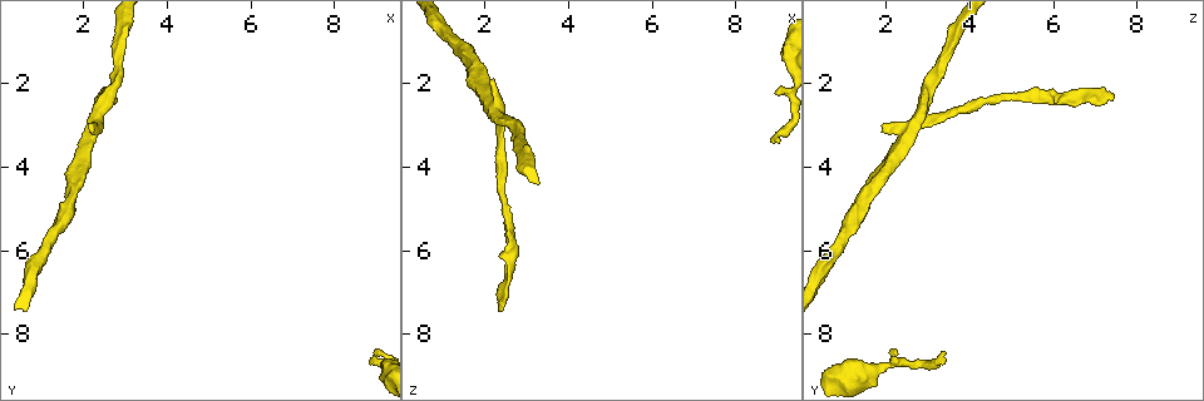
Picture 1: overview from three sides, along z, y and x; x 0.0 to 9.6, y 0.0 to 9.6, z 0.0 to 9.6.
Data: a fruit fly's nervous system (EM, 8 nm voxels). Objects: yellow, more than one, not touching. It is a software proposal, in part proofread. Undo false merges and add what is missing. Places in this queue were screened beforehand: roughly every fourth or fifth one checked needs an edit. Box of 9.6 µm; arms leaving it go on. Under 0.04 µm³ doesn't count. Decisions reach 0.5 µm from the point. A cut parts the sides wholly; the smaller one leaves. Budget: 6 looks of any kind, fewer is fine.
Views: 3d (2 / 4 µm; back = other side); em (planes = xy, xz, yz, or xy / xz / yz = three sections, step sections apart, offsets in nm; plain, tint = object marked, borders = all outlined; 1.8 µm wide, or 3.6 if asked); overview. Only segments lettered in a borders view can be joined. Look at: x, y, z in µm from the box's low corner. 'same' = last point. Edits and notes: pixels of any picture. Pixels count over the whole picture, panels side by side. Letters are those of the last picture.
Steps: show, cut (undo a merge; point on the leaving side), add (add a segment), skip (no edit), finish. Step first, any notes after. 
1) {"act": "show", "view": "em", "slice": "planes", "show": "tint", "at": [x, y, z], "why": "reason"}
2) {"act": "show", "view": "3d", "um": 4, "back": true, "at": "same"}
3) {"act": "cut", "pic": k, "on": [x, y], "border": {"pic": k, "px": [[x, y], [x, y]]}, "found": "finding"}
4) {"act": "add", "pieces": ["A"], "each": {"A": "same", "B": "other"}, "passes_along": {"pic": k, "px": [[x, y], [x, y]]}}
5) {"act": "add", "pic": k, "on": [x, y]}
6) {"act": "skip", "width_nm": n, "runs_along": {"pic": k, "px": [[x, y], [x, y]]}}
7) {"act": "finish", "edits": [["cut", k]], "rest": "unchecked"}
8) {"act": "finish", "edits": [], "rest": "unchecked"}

{"act": "show", "view": "3d", "um": 4, "at": [2.30, 2.90, 2.85], "why": "sudden change in width"}

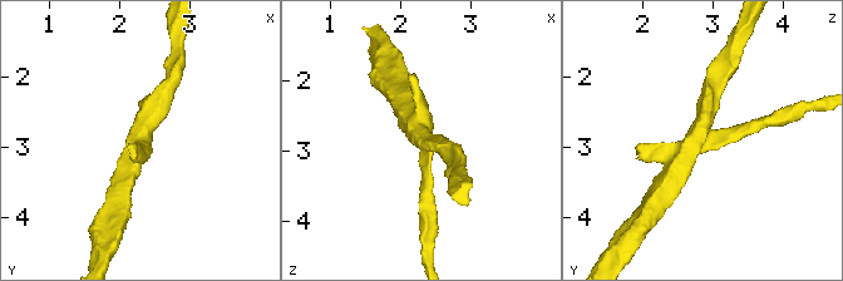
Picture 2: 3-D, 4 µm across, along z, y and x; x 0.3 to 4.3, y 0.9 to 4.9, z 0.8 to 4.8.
{"act": "show", "view": "em", "um": 3.6, "slice": "yz", "step": 4, "show": "tint", "at": [2.35, 2.80, 2.85], "arms": 3, "why": "need the tissue"}

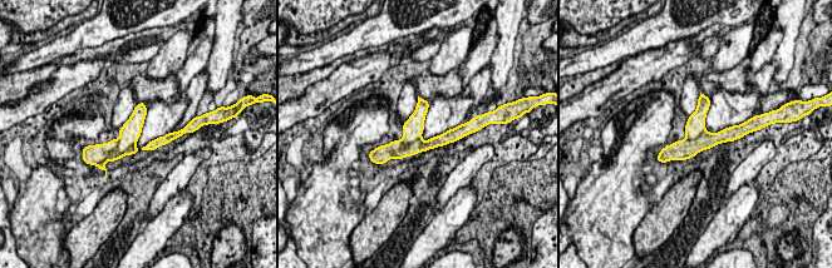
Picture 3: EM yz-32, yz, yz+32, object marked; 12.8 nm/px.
{"act": "show", "view": "em", "um": 3.6, "slice": "planes", "show": "borders", "at": "same"}

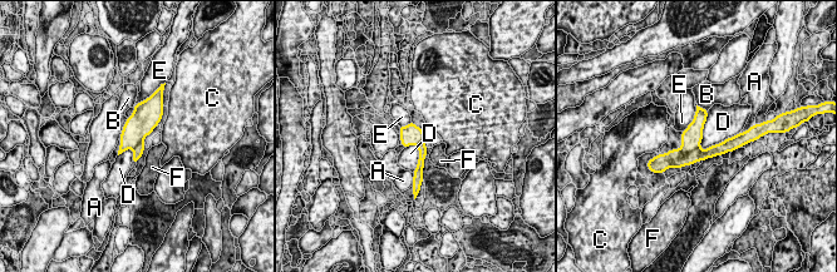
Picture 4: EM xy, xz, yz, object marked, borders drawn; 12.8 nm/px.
{"act": "cut", "pic": 4, "on": [674, 158], "each": {"A": "other", "B": "other", "C": "other", "D": "other", "E": "other", "F": "other"}, "border": {"pic": 4, "px": [[699, 144], [684, 154], [679, 151]]}, "found": "a second neuron is stuck on"}

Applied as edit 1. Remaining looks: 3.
{"act": "show", "view": "3d", "um": 2, "at": [9.05, 8.35, 3.40]}

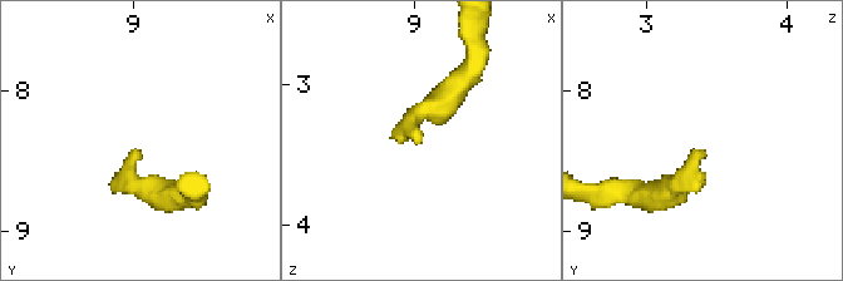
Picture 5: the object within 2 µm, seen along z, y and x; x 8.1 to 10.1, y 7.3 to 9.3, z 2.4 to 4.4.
{"act": "show", "view": "em", "slice": "planes", "show": "borders", "at": [9.04, 8.44, 3.40]}

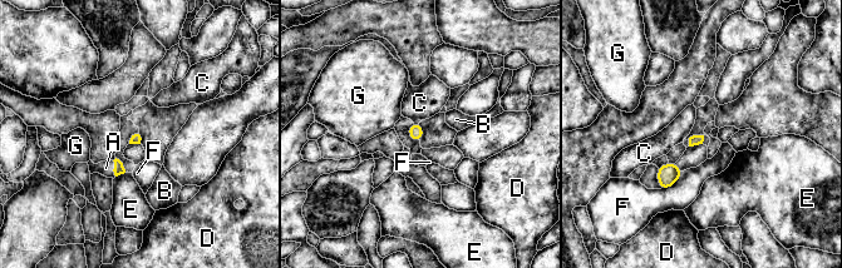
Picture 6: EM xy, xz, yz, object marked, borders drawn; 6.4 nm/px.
{"act": "add", "pieces": ["A"], "longest_contact_nm": ["F", 200], "each": {"A": "same", "B": "other", "C": "other", "D": "other", "E": "other", "F": "other", "G": "other"}, "found": "the neuron continues"}

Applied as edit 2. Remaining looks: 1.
{"act": "finish", "edits": [["cut", 4], ["add", 6]], "rest": "unchecked"}

